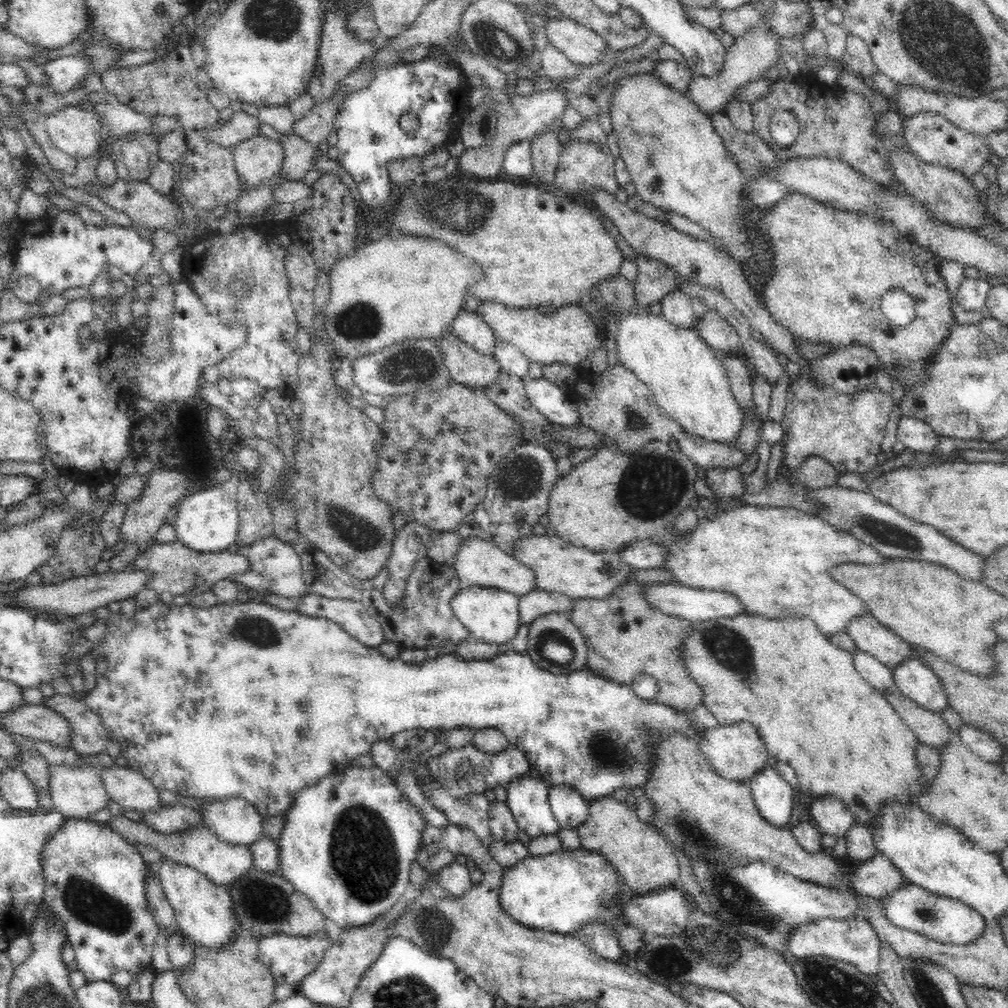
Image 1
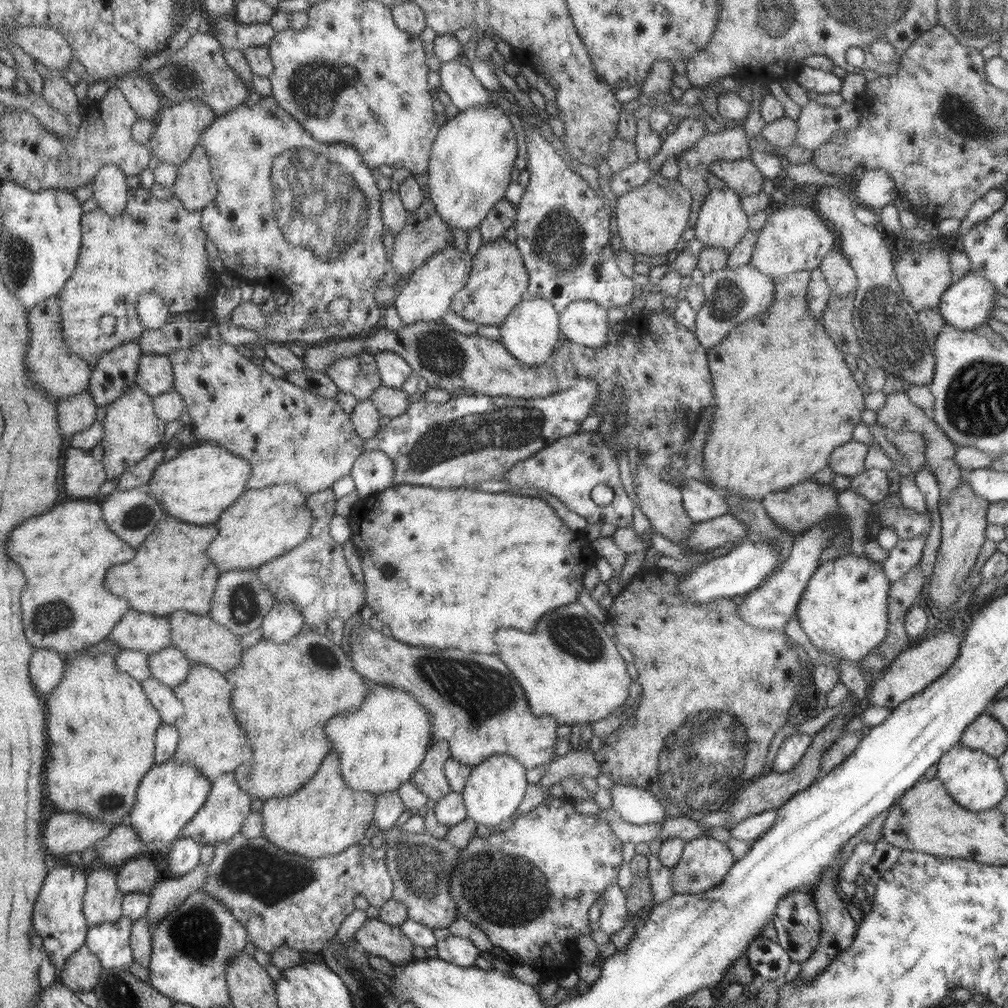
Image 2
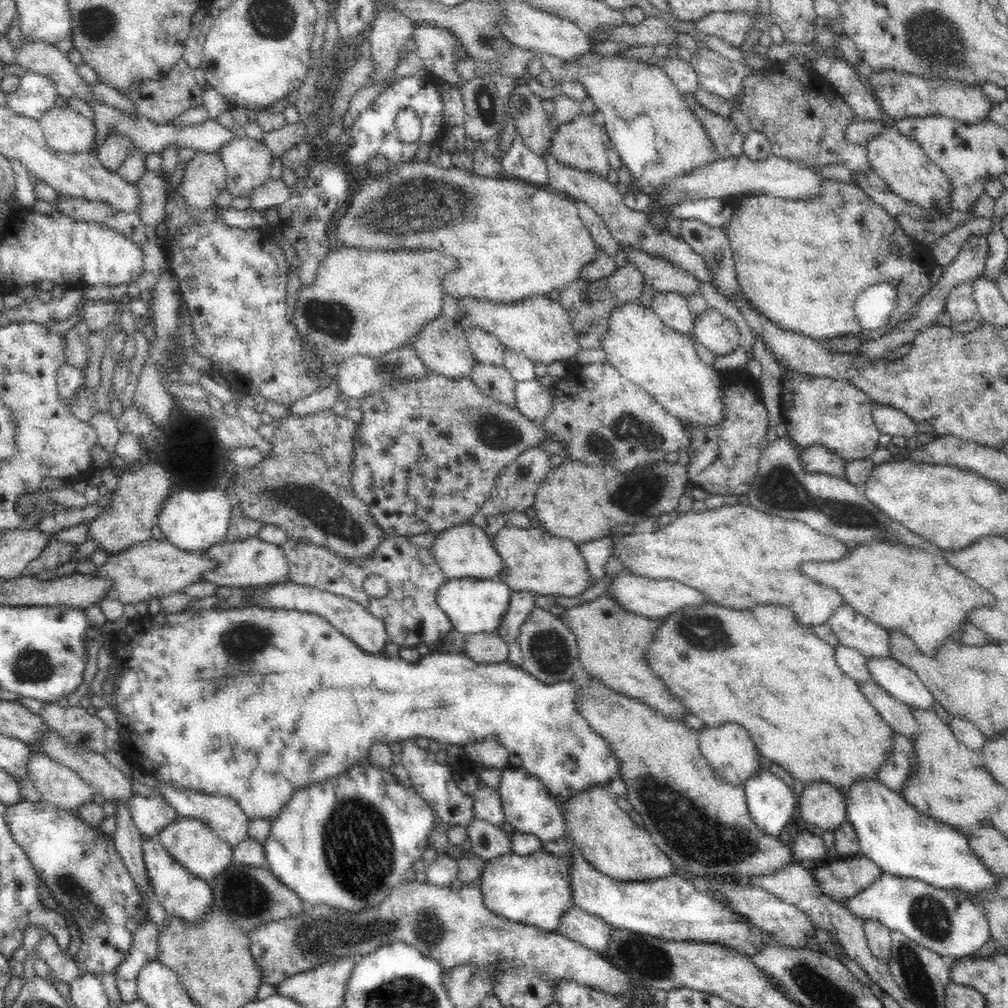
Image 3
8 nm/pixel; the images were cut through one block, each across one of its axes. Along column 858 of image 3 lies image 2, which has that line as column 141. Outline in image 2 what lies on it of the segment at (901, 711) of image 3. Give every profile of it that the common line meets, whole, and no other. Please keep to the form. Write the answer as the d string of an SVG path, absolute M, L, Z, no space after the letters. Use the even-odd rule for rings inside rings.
M152 676L143 680L141 685L153 707L161 714L164 724L173 725L184 714L185 706L174 694L173 687L164 686Z

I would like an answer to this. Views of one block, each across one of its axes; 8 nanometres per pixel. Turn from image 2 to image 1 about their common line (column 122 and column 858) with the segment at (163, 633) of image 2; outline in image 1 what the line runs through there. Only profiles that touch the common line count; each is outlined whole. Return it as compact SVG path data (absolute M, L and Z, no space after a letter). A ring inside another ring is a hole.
M870 614L856 617L845 631L858 650L891 669L912 659L913 646Z

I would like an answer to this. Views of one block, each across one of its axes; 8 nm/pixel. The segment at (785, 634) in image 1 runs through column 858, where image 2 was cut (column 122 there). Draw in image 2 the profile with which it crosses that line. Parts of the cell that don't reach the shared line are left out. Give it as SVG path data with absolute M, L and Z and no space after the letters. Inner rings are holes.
M84 652L69 657L61 684L53 690L46 699L50 706L50 734L49 734L49 756L46 757L46 798L57 812L77 812L96 818L99 822L107 824L125 823L129 812L133 809L133 804L137 801L137 790L140 788L142 777L153 768L156 761L156 734L162 722L161 714L153 707L152 702L145 695L144 686L129 674L117 669L116 656L101 653L98 655L88 655Z

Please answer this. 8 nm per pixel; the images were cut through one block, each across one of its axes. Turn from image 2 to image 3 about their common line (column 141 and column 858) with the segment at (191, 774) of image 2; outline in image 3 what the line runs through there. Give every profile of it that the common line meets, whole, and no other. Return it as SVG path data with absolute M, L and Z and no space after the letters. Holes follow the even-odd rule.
M860 778L854 782L850 791L842 791L846 802L846 815L852 824L860 843L860 854L870 858L882 869L882 872L892 876L914 878L942 890L958 890L977 899L984 890L990 890L998 884L998 876L982 865L978 854L970 847L968 837L957 831L951 824L939 822L935 818L918 812L902 794L894 792L887 786L871 778Z

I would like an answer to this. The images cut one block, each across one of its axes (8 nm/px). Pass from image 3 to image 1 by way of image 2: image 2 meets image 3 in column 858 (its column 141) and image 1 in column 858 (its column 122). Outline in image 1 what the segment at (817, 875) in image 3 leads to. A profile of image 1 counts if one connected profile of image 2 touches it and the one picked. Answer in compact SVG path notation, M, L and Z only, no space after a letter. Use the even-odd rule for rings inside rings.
M876 854L867 861L851 866L853 890L872 898L882 898L908 883L903 874L883 854Z

